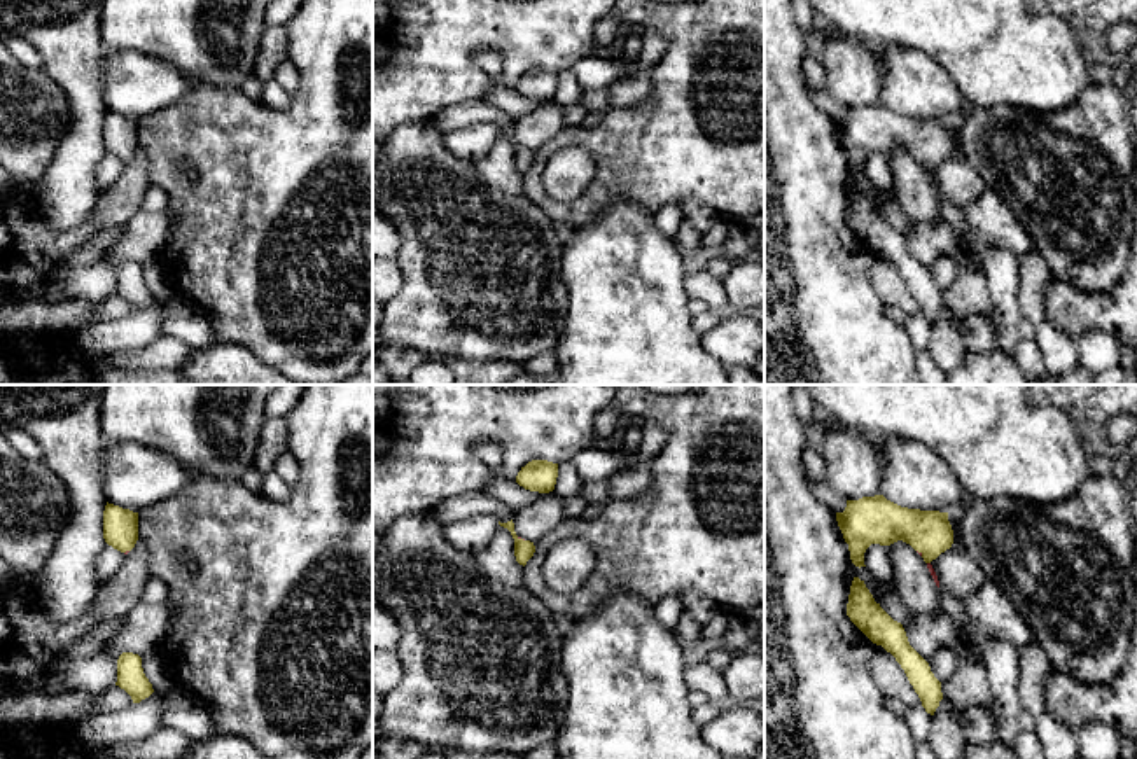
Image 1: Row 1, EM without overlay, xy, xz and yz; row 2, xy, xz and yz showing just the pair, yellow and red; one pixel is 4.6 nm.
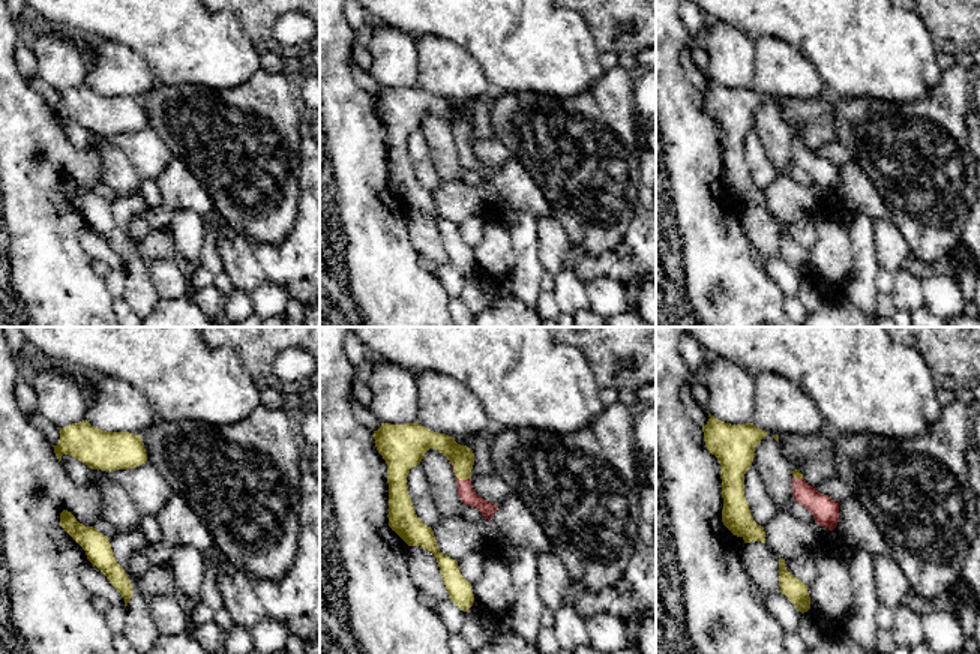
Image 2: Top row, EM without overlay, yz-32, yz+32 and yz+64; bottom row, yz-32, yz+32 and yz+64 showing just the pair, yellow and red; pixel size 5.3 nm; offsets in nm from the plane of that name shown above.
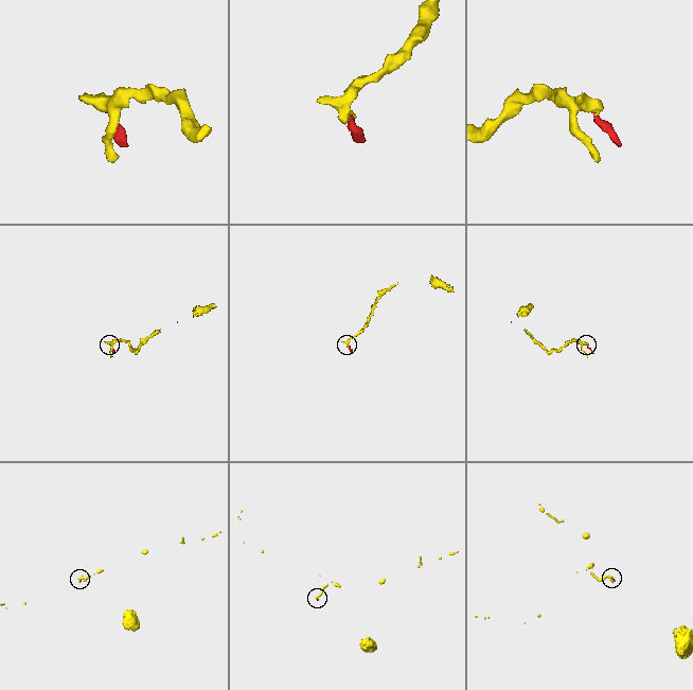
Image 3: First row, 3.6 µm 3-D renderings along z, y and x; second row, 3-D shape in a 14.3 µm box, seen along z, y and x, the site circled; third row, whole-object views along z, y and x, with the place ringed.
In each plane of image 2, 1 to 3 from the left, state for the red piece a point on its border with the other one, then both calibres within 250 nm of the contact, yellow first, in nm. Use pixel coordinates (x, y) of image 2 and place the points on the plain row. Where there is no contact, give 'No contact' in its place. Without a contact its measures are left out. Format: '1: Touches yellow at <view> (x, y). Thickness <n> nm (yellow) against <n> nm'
1: No contact
2: Touches yellow at yz+32 (462, 143). Thickness 130 nm (yellow) against 90 nm
3: Touches yellow at yz+64 (797, 141). Thickness 50 nm (yellow) against 140 nm

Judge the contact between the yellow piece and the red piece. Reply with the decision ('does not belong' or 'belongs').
belongs

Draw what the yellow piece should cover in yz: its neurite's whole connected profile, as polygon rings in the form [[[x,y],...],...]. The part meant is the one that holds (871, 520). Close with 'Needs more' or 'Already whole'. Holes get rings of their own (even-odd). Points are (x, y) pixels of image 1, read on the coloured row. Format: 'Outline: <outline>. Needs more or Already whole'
Outline: [[[875,495],[847,500],[845,511],[836,512],[836,521],[855,567],[866,567],[864,553],[871,544],[890,546],[903,540],[924,558],[939,588],[931,561],[953,544],[948,512],[908,509]]]. Needs more

